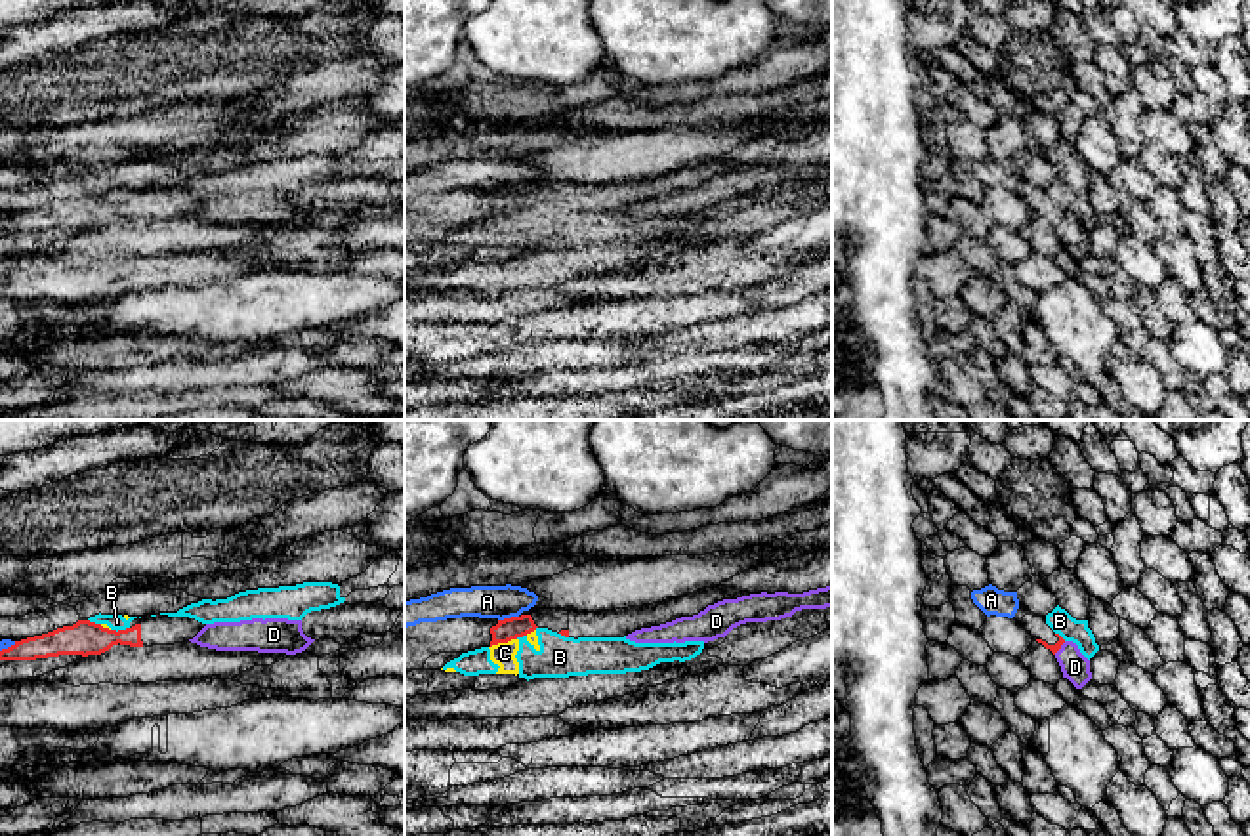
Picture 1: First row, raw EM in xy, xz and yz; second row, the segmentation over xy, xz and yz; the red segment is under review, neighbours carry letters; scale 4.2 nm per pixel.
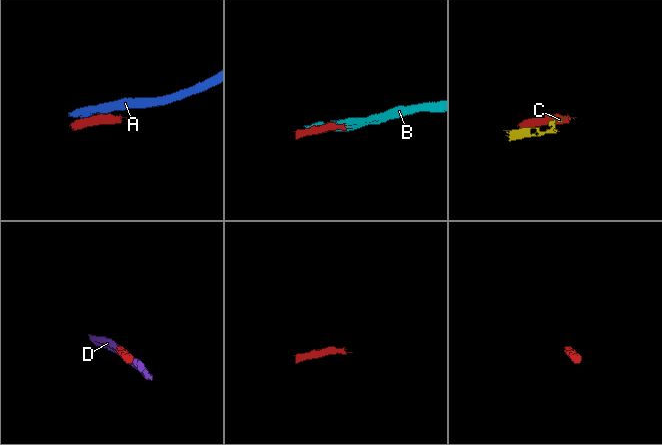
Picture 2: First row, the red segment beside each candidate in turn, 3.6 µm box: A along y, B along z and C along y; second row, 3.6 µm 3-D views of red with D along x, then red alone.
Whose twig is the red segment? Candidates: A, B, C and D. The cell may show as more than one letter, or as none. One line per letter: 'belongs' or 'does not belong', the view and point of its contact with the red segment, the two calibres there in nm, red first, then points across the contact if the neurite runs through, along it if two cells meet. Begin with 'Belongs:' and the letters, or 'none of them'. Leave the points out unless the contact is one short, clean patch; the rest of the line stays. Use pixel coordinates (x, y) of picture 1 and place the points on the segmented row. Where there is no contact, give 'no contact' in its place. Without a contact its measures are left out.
Belongs: none of them
A: does not belong; meets red in xz at (508, 619); 100 nm thick on the red side, 140 nm on the other; border along xz (518, 615), (499, 621)
B: does not belong; meets red in xy at (119, 630); 150 nm thick on the red side, 70 nm on the other
C: does not belong; meets red in xz at (502, 642); 100 nm thick on the red side, 100 nm on the other
D: does not belong; meets red in yz at (1060, 647); 40 nm thick on the red side, 120 nm on the other

